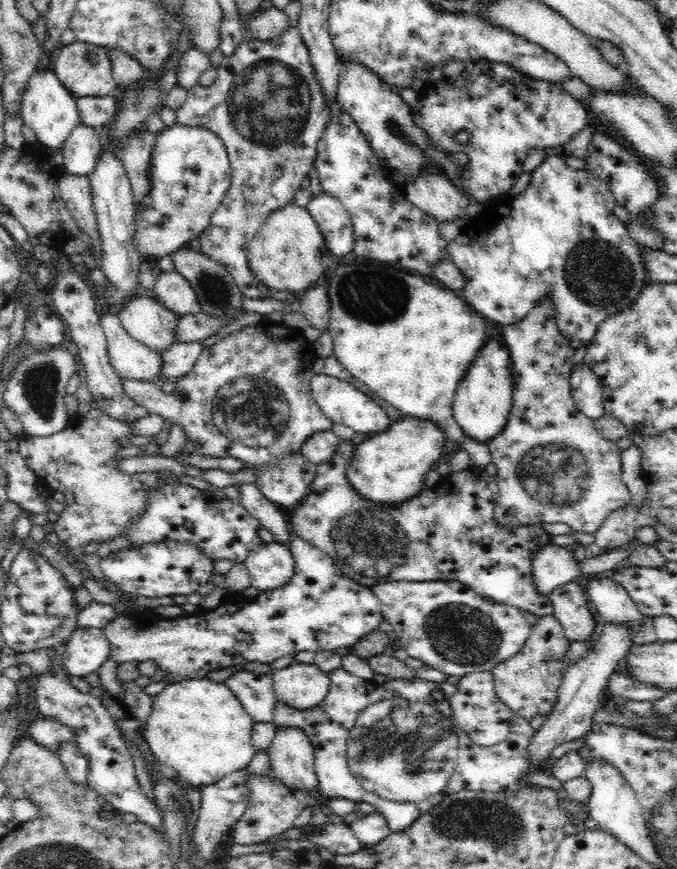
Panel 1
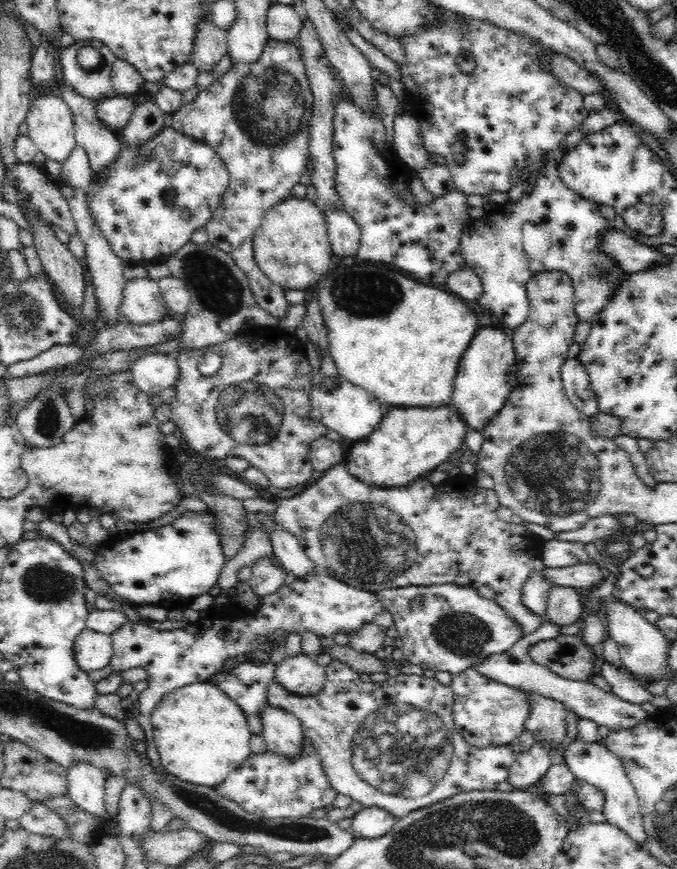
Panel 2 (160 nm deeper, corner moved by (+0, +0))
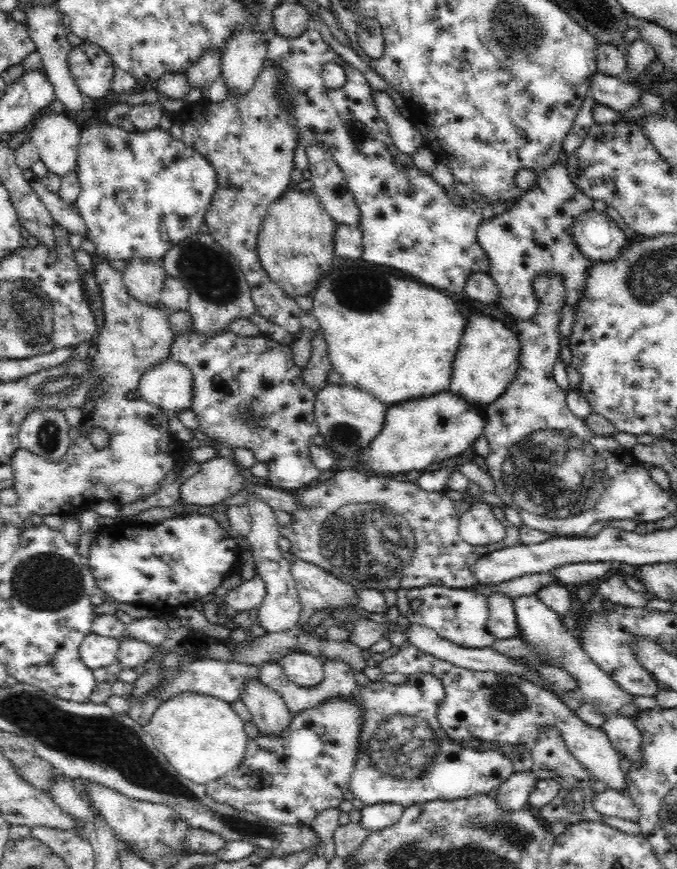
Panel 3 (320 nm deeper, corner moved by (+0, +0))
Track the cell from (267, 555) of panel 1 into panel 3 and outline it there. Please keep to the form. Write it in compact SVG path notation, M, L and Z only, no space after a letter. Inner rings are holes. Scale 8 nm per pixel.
M256 575L250 580L243 581L238 587L229 590L222 597L222 602L231 606L237 613L253 612L266 594L264 581L260 581L260 575Z

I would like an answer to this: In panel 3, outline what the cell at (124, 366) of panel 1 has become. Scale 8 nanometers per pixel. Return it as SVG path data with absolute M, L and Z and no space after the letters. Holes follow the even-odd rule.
M165 360L147 370L139 382L139 393L148 402L171 416L191 410L193 403L193 374L181 362Z

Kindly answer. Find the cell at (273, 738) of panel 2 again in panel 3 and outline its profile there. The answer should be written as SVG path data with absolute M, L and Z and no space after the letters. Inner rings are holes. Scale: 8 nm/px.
M258 678L249 679L241 688L239 700L252 715L252 727L257 727L262 735L281 736L288 729L292 716L284 700Z

